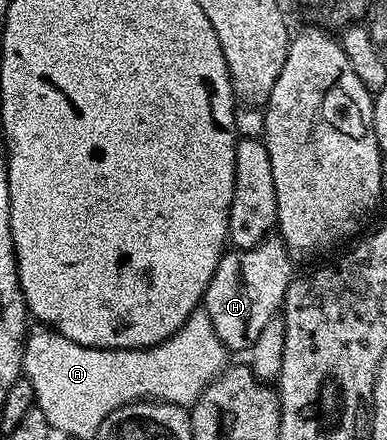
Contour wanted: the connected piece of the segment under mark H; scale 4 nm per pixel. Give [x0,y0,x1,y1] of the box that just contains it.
[201,240,293,351]

